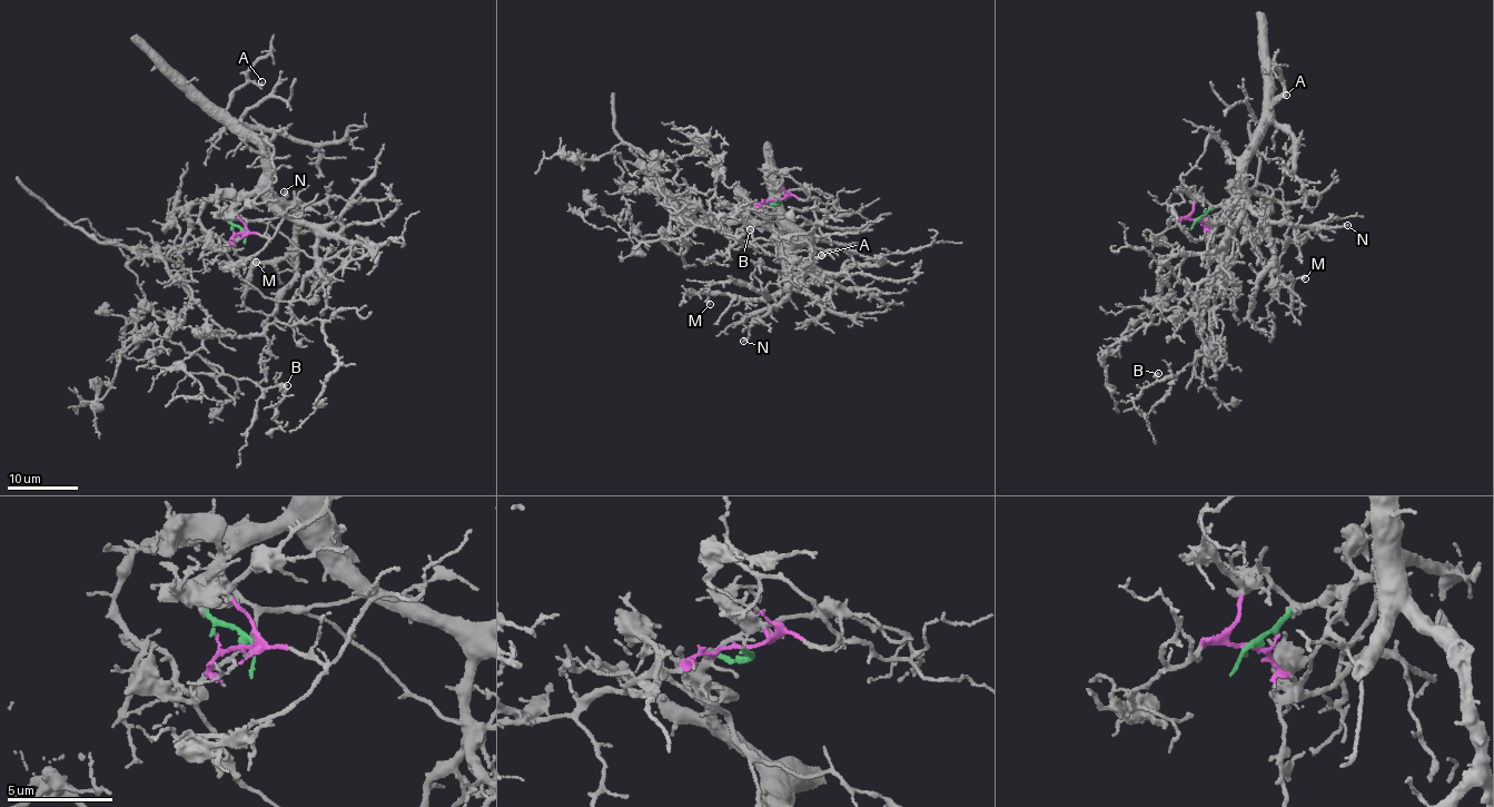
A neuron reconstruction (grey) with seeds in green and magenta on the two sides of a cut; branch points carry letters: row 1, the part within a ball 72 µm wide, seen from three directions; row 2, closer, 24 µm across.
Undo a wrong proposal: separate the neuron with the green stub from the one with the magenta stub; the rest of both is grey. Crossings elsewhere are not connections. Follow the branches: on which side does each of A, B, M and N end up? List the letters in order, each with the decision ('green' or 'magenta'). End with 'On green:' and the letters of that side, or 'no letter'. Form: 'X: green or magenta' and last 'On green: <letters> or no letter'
A: green
B: magenta
M: green
N: green
On green: A, M, N

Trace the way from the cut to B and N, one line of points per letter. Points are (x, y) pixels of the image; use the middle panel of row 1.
B: (777, 202), (693, 224), (676, 205), (692, 203), (659, 190), (682, 223), (751, 229)
N: (779, 202), (768, 203), (764, 217), (782, 242), (789, 292), (760, 313), (743, 341)

